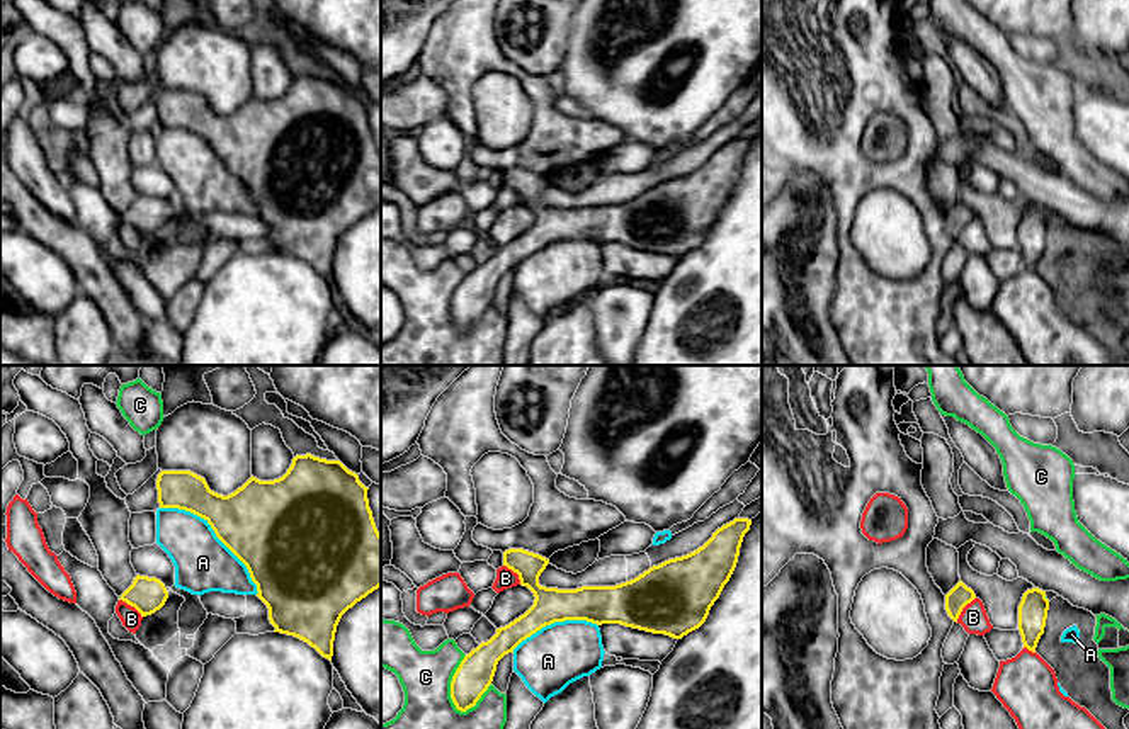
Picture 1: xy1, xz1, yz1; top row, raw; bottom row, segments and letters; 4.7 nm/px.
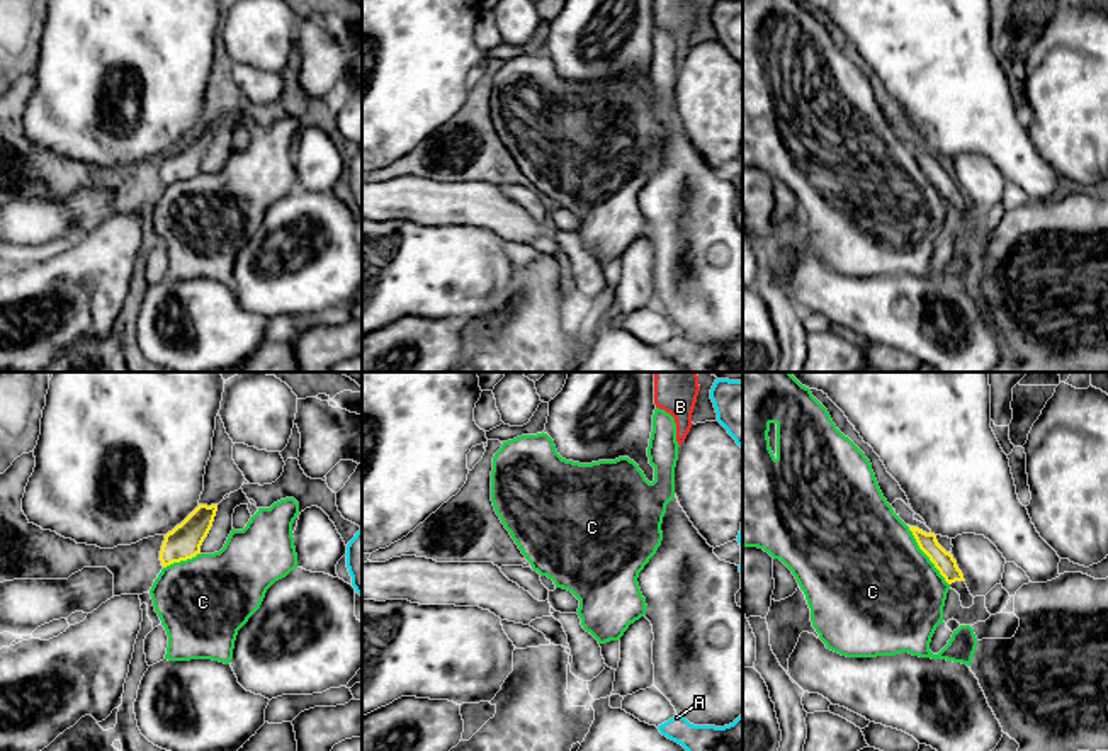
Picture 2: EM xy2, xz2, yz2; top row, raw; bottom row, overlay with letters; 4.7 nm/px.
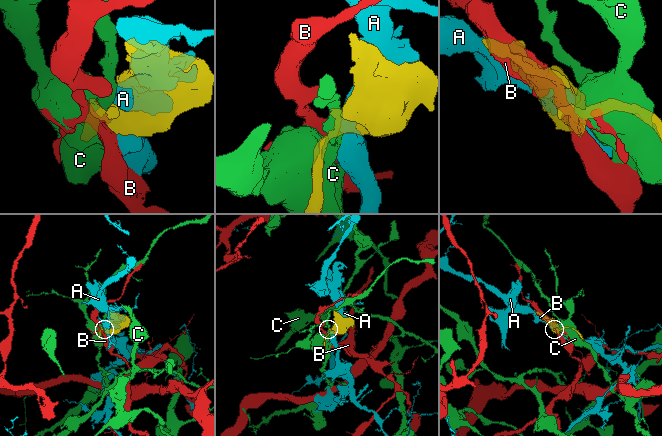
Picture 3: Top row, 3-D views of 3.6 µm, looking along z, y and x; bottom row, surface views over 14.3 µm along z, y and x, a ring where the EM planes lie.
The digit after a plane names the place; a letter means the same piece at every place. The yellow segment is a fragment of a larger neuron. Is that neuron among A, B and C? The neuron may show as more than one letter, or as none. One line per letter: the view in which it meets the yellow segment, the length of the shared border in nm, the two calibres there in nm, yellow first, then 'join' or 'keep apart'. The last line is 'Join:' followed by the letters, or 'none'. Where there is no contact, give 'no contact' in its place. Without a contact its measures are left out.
A: xy1 | 600 nm | 420/280 nm | keep apart
B: yz1 | 150 nm | 100/130 nm | keep apart
C: xz1 | 280 nm | 170/240 nm | keep apart
Join: none

